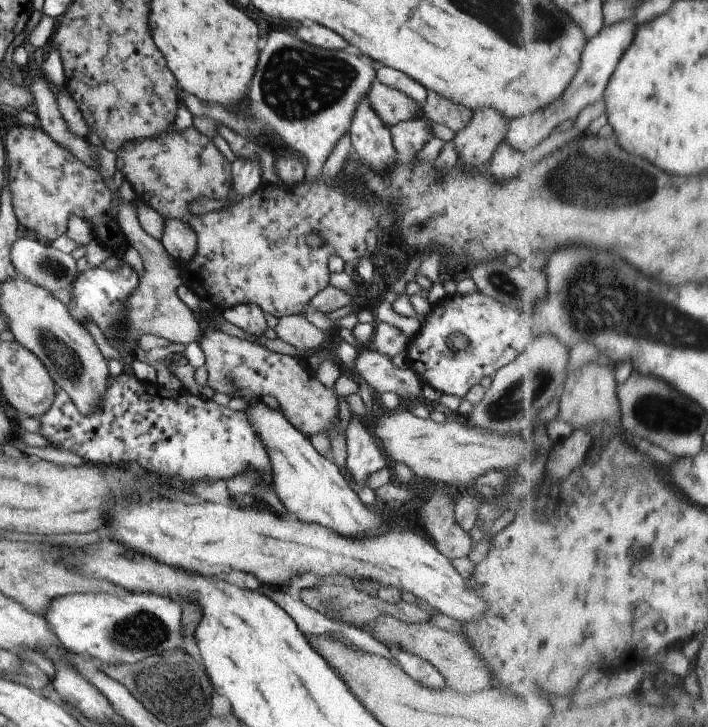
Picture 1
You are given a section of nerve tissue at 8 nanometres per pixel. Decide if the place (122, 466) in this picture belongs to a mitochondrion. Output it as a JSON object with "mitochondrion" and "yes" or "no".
{"mitochondrion":"no"}

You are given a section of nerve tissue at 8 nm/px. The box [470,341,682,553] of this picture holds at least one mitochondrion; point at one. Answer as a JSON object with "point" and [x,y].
{"point":[518,395]}

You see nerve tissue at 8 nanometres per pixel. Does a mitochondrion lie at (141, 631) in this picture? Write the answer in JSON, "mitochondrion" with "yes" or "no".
{"mitochondrion":"yes"}

